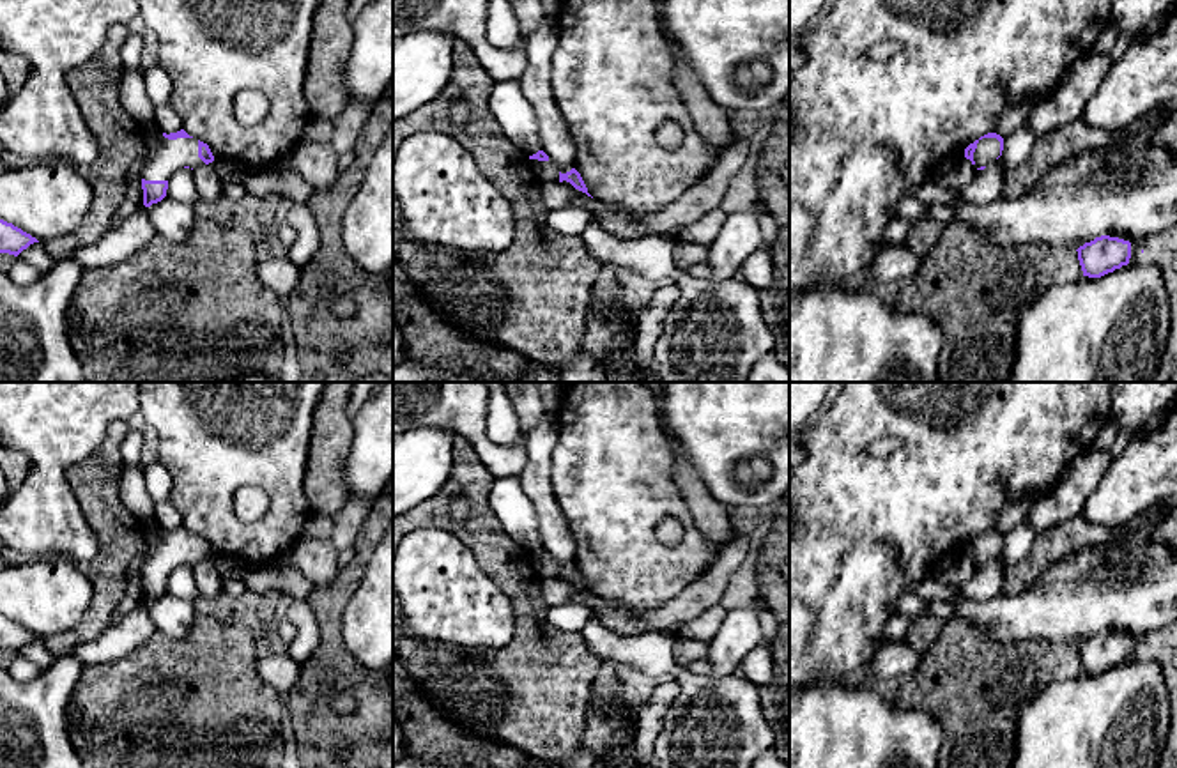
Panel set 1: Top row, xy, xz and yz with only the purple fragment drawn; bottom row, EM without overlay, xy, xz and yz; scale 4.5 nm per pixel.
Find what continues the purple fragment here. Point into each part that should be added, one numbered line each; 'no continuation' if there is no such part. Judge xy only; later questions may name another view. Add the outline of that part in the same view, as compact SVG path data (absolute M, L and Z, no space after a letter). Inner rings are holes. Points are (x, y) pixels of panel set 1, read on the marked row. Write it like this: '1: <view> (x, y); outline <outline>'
no continuation

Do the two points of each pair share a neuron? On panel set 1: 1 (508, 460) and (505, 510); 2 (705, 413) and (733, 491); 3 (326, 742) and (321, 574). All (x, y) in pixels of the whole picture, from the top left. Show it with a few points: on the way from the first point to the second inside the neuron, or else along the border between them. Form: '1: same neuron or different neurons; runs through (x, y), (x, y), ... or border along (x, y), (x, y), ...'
1: different neurons; border along (517, 475), (496, 478)
2: same neuron; runs through (715, 432), (715, 462), (719, 471)
3: different neurons; border along (342, 567), (330, 583), (317, 588)

